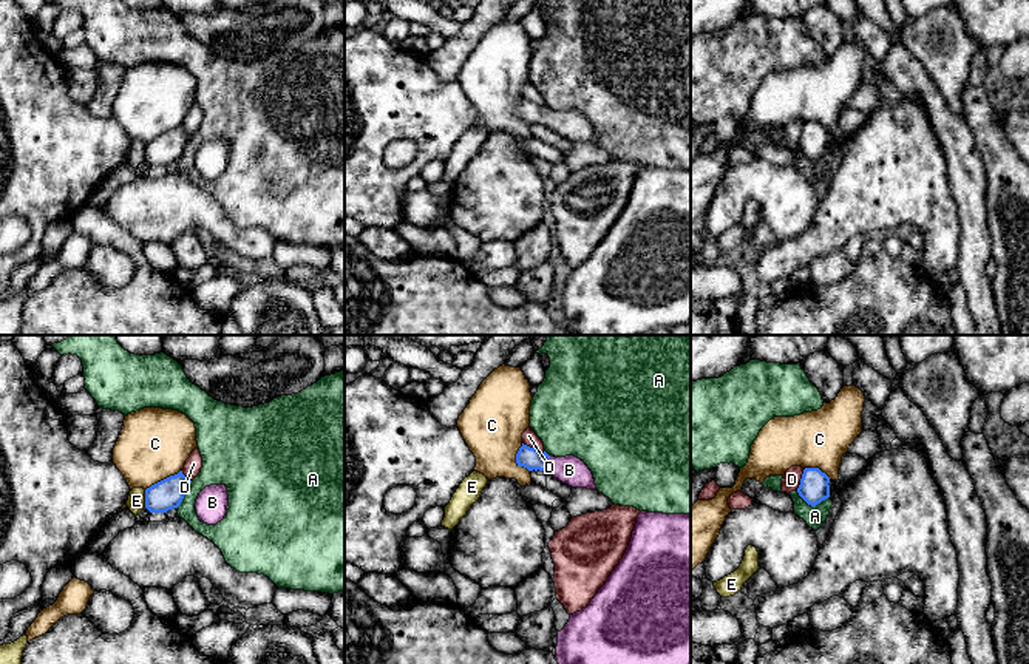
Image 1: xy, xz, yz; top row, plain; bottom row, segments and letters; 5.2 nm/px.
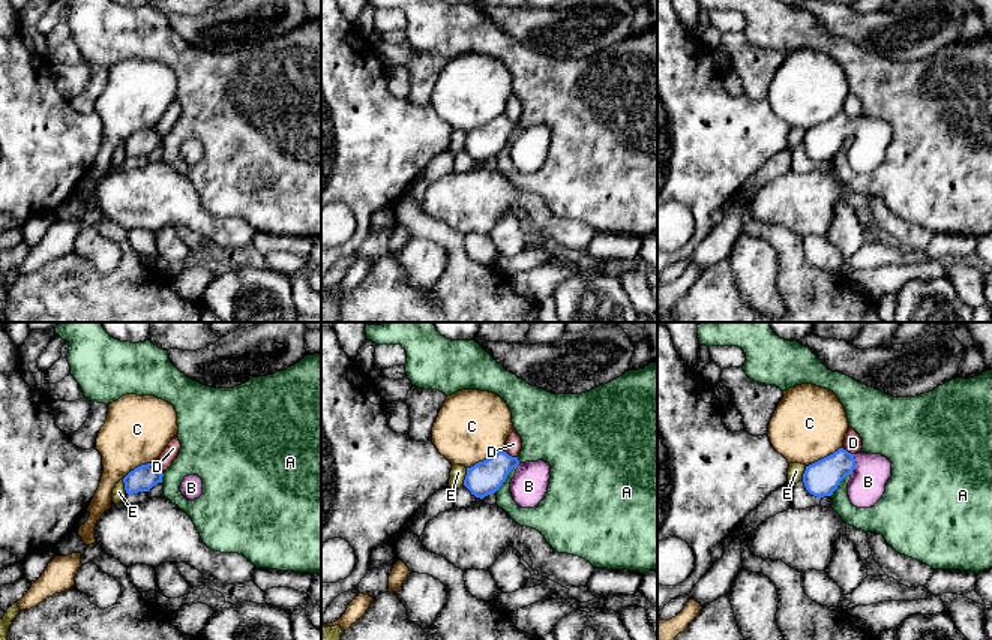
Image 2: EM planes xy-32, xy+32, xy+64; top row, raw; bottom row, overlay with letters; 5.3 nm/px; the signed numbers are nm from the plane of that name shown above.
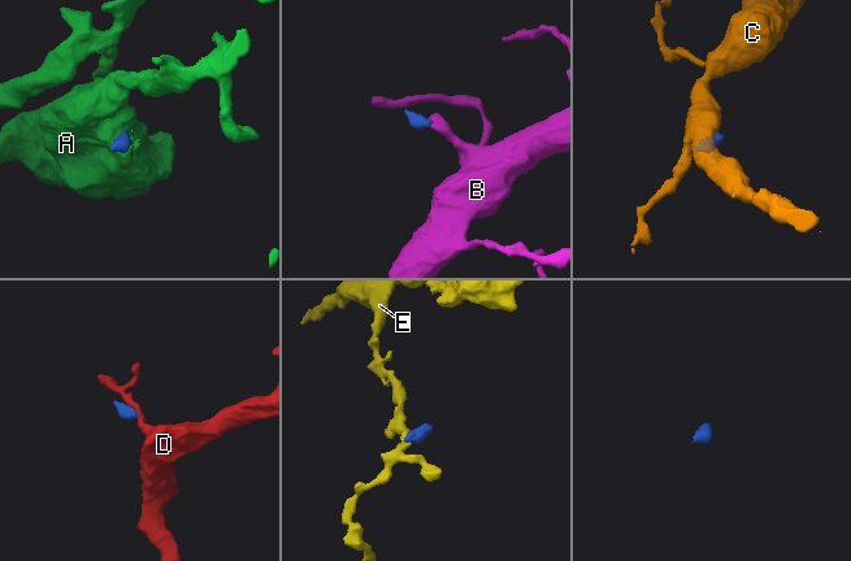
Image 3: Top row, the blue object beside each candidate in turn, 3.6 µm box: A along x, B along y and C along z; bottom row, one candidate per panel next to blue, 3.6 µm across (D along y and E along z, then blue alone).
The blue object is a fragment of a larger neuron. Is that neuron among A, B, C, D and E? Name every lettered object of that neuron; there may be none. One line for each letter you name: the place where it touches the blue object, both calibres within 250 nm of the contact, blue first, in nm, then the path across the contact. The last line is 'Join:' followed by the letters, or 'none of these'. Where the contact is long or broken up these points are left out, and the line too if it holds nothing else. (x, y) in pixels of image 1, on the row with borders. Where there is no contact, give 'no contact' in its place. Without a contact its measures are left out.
B: xz (546, 464) | 110/150 nm | across xz (529, 457), (546, 464), (569, 470)
Join: B

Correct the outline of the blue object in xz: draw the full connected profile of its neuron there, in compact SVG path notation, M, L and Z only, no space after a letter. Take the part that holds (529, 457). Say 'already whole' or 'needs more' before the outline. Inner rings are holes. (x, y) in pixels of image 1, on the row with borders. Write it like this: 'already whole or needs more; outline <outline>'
needs more; outline M522 443L516 454L516 463L528 471L545 471L572 488L596 490L592 471L575 456L555 457Z

